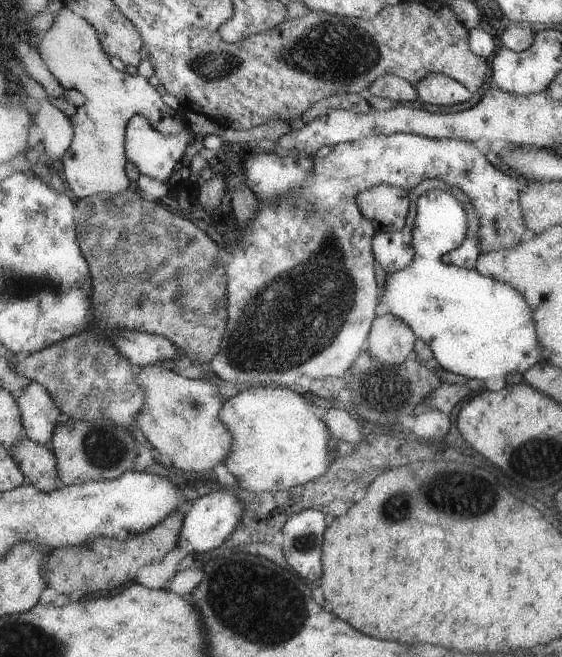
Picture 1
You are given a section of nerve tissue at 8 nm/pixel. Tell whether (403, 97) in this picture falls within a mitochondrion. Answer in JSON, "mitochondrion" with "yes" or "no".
{"mitochondrion":"no"}

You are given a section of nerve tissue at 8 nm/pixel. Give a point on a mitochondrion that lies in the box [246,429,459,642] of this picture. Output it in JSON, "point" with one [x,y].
{"point":[395,511]}

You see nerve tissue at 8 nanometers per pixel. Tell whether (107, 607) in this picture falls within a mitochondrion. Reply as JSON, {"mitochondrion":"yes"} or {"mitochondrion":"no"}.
{"mitochondrion":"no"}

